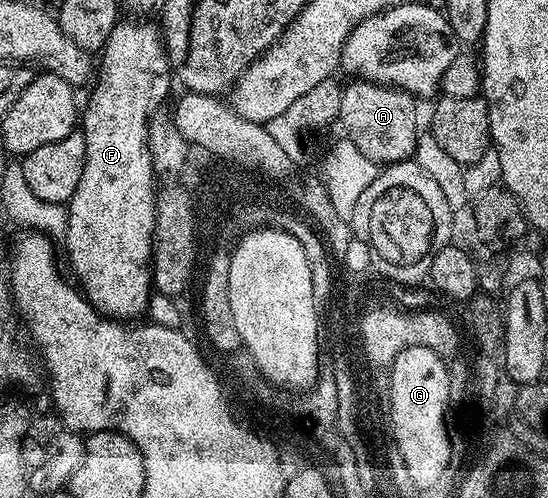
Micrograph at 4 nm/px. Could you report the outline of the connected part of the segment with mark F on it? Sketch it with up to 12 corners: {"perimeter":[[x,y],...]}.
{"perimeter":[[121,19],[82,108],[62,234],[83,295],[153,295],[148,122],[174,85],[155,23]]}

